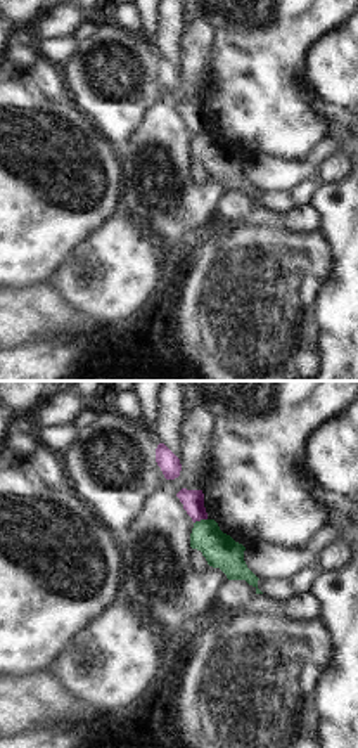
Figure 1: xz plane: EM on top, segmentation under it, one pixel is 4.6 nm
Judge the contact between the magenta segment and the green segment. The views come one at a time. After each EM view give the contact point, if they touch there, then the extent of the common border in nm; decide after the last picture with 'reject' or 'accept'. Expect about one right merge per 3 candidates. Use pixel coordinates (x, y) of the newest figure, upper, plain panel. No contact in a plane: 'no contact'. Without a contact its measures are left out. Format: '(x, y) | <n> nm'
(199, 132) | 70 nm

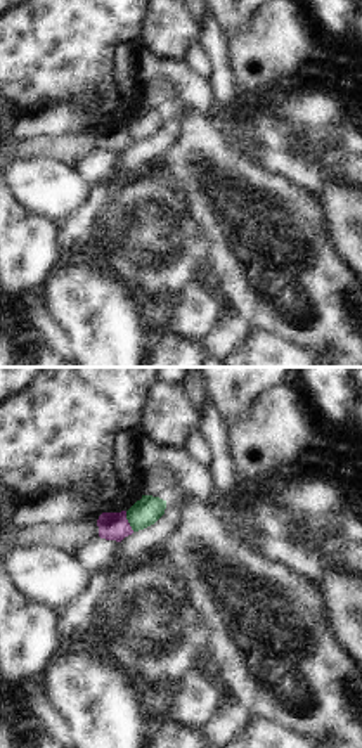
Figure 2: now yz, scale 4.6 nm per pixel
(127, 134) | 100 nm

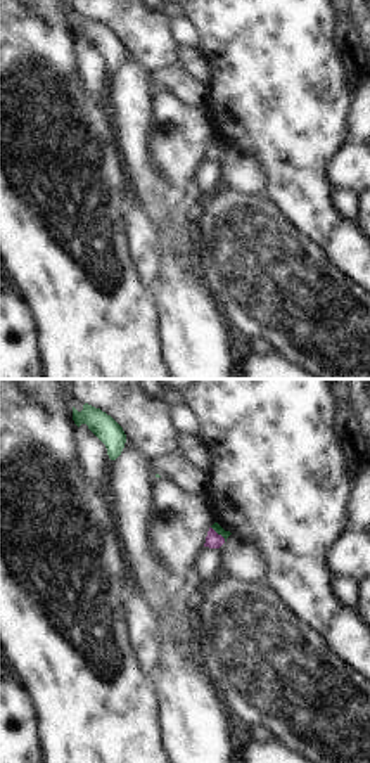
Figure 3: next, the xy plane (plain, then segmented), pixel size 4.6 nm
(216, 146) | 100 nm

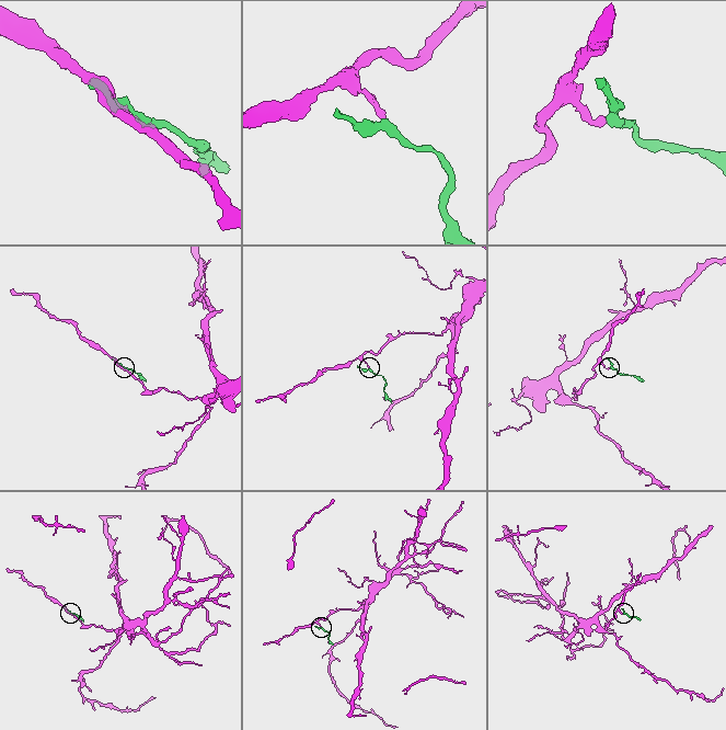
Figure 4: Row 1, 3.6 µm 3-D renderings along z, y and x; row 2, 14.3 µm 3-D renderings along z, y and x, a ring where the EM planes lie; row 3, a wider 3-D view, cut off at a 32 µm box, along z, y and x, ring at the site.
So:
reject

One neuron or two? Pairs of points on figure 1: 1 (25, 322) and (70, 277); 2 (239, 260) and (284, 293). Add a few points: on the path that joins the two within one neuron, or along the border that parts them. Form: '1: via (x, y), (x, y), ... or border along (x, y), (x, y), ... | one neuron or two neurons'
1: border along (52, 281), (76, 307), (90, 314) | two neurons
2: via (249, 264), (274, 288) | one neuron

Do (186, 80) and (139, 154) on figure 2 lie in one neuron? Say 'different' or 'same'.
different

